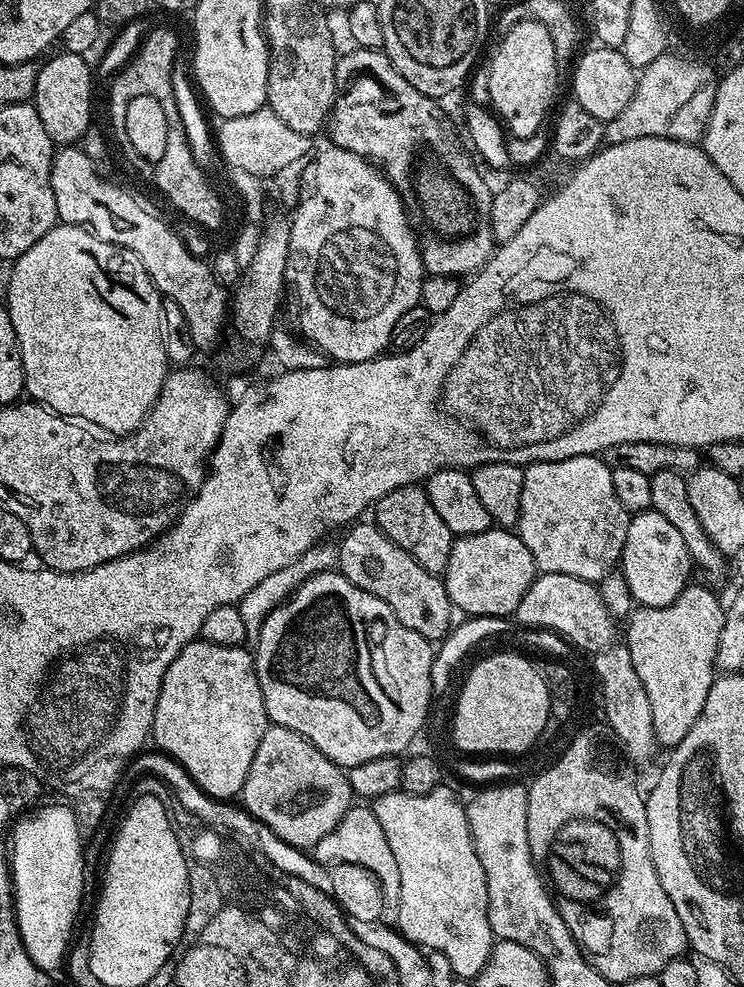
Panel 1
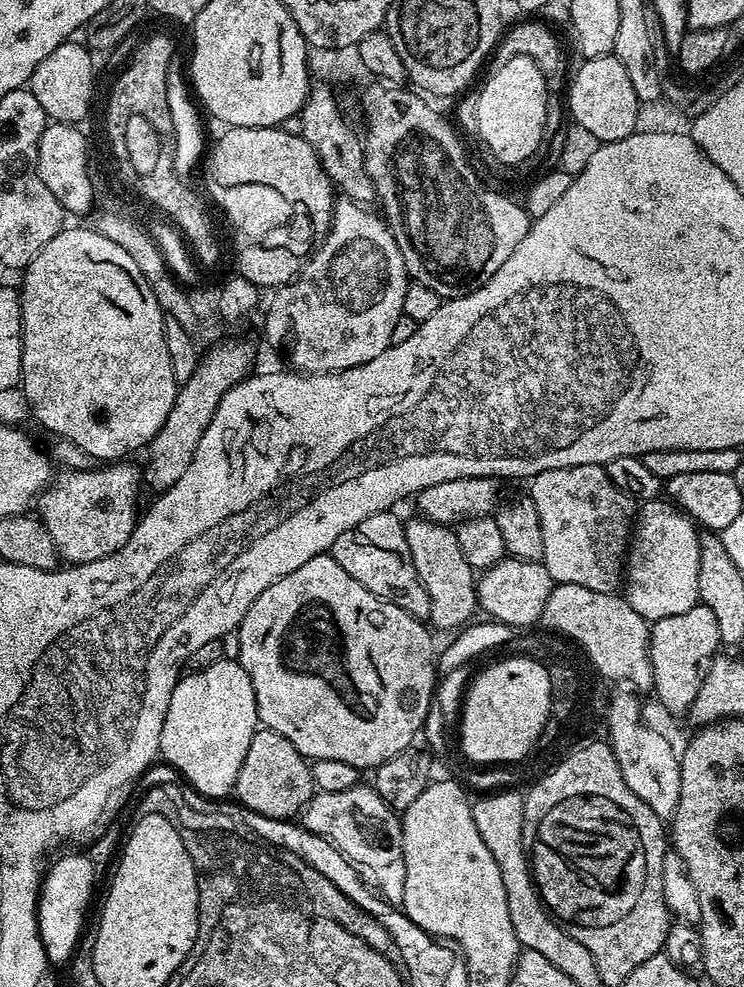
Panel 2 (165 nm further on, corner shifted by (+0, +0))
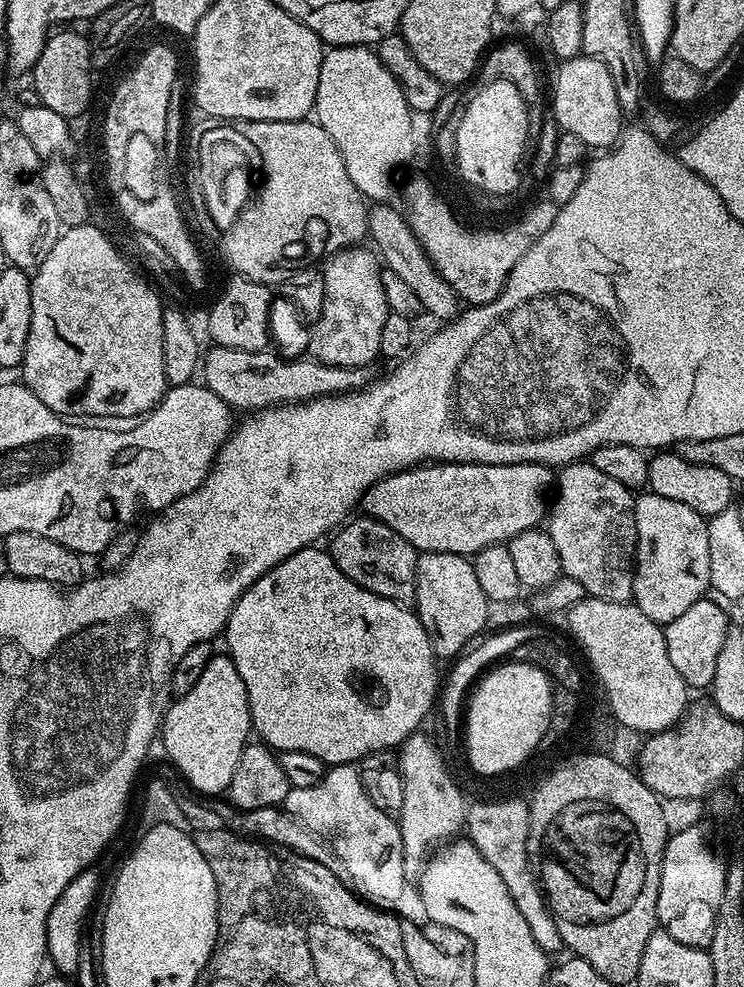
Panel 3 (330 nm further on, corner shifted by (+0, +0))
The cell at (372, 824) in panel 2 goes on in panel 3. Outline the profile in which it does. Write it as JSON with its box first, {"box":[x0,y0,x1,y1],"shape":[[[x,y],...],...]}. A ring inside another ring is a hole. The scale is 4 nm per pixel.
{"box":[282,764,410,909],"shape":[[[356,764],[331,765],[325,771],[324,777],[314,786],[289,787],[282,807],[285,812],[291,814],[298,822],[305,824],[312,833],[320,837],[332,849],[333,854],[342,862],[344,876],[350,881],[357,896],[363,898],[373,908],[395,909],[394,906],[403,898],[404,891],[410,888],[410,881],[406,878],[404,869],[400,826],[393,817],[378,810],[378,806],[370,802],[362,786],[360,770]]]}

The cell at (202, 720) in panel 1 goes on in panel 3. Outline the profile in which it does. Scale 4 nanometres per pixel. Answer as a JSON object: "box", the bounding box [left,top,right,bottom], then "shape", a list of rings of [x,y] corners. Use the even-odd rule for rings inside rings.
{"box":[162,654,252,796],"shape":[[[227,654],[213,655],[206,670],[202,670],[202,678],[194,682],[194,690],[173,699],[162,721],[162,740],[164,736],[164,748],[168,751],[172,768],[179,774],[181,772],[198,791],[209,792],[212,796],[219,792],[220,795],[227,793],[234,778],[234,766],[238,766],[238,758],[242,758],[242,750],[249,744],[252,731],[246,686],[242,682],[242,674],[238,674],[231,656]]]}

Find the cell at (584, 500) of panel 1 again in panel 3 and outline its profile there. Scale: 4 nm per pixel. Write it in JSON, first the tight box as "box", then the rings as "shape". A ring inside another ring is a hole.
{"box":[546,462,636,604],"shape":[[[590,462],[563,465],[554,480],[554,499],[546,516],[546,531],[554,538],[561,573],[581,584],[591,599],[619,604],[632,600],[636,562],[636,496],[633,489],[600,473]]]}

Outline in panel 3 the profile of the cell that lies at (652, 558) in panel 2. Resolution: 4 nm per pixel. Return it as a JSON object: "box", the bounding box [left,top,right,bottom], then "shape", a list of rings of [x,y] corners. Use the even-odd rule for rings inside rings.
{"box":[632,490,710,626],"shape":[[[644,490],[636,496],[636,562],[632,600],[661,626],[674,622],[709,591],[710,551],[708,520],[690,506]]]}

